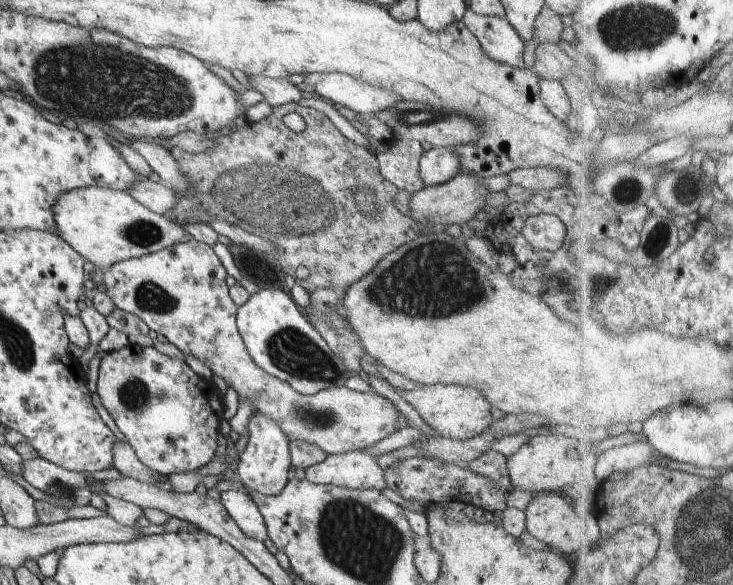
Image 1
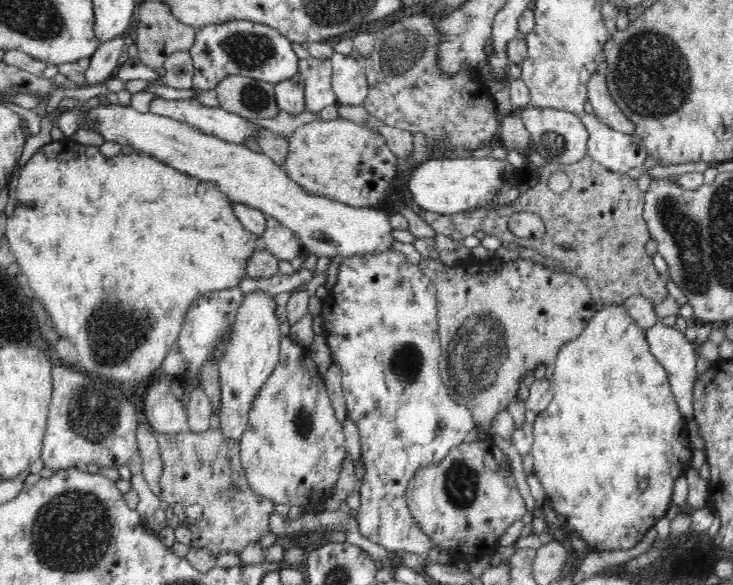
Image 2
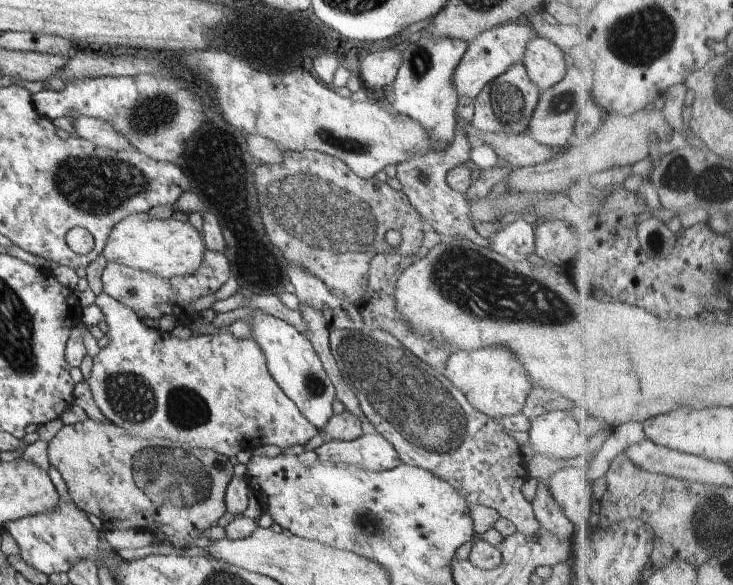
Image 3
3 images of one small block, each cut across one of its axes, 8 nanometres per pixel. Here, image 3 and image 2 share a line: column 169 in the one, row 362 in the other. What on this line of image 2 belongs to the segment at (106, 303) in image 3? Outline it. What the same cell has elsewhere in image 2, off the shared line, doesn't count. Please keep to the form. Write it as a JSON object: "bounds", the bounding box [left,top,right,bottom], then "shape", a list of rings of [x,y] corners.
{"bounds":[319,251,476,555],"shape":[[[384,251],[383,253],[372,253],[365,255],[353,255],[344,257],[338,267],[336,284],[328,291],[328,296],[322,300],[322,311],[319,316],[323,322],[323,333],[326,336],[328,346],[331,347],[331,357],[338,363],[343,375],[343,393],[347,404],[347,418],[352,419],[357,426],[362,445],[361,460],[364,463],[365,472],[359,485],[360,506],[354,510],[353,515],[358,521],[358,528],[362,535],[372,542],[380,544],[390,554],[394,552],[414,552],[414,554],[425,555],[434,545],[427,534],[418,526],[414,520],[409,506],[407,505],[407,486],[411,478],[420,468],[435,465],[440,462],[453,447],[464,443],[466,434],[475,428],[476,422],[466,406],[461,406],[455,401],[443,383],[440,374],[440,337],[437,323],[437,290],[432,282],[422,271],[419,265],[413,264],[401,251]]]}

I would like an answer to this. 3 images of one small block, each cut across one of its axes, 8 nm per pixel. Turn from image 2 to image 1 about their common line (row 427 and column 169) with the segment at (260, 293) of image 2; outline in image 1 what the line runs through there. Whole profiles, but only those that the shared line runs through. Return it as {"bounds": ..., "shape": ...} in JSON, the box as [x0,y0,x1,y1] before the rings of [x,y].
{"bounds":[54,186,192,270],"shape":[[[90,186],[62,192],[54,206],[56,233],[86,261],[105,270],[118,261],[142,257],[176,243],[192,240],[183,225],[172,222],[164,215],[152,212],[136,202],[126,191]]]}

